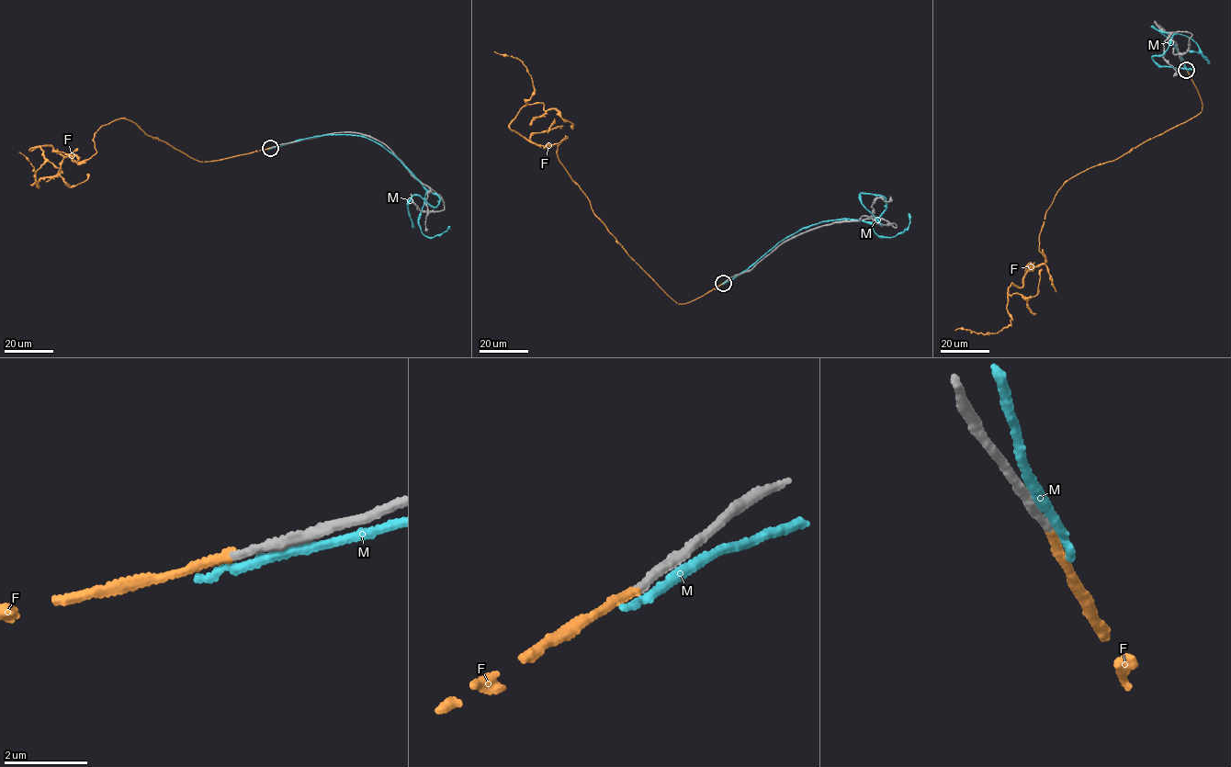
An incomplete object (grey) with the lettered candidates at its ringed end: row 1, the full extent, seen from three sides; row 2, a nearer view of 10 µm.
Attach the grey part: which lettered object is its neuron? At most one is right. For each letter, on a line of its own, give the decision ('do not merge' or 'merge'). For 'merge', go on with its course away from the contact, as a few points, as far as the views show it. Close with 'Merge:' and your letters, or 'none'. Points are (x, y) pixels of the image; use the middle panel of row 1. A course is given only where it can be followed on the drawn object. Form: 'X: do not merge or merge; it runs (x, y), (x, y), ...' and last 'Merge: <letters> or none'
F: merge; it runs (723, 283), (676, 303), (629, 256), (559, 161), (567, 136), (512, 130), (534, 90), (494, 51)
M: do not merge
Merge: F

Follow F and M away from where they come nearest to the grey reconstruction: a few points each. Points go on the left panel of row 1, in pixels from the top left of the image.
F: (270, 147), (197, 161), (120, 118), (95, 133), (89, 159), (32, 147), (43, 152), (39, 186), (19, 152)
M: (273, 147), (326, 134), (378, 142), (439, 198), (434, 207), (412, 197), (406, 206), (413, 227)

